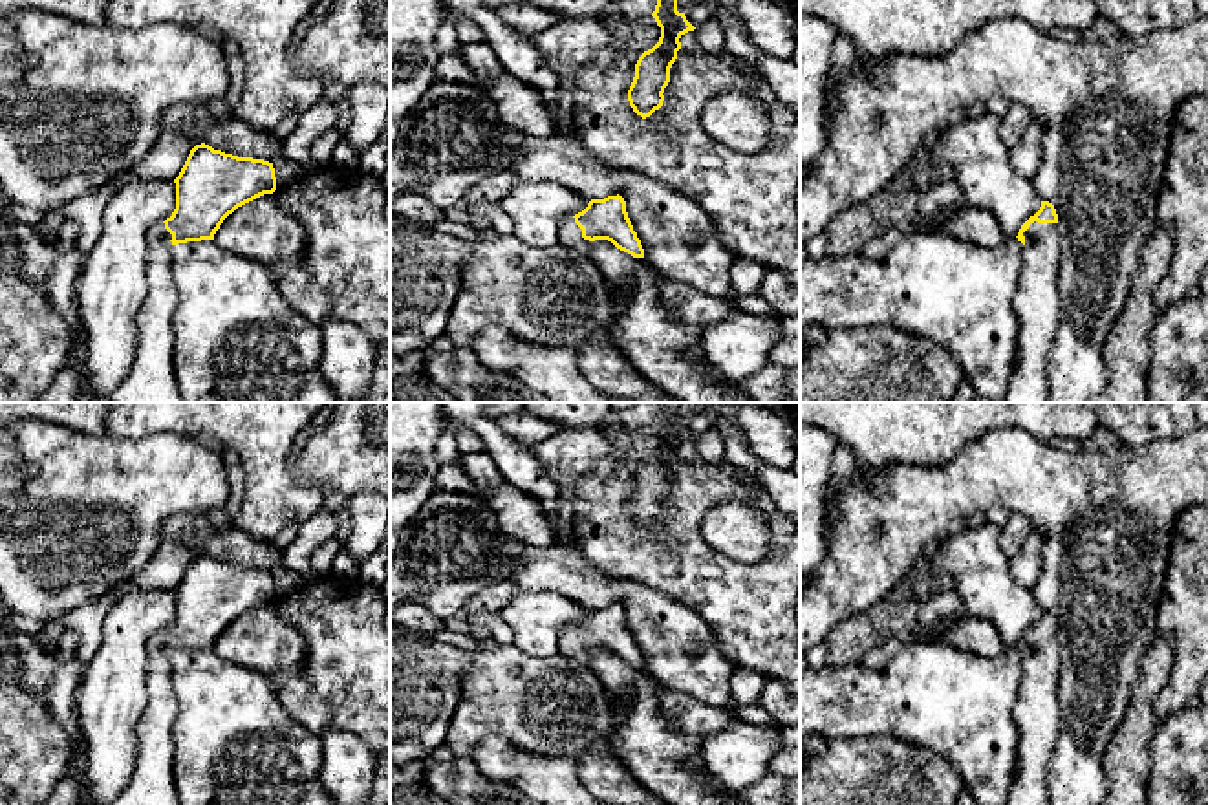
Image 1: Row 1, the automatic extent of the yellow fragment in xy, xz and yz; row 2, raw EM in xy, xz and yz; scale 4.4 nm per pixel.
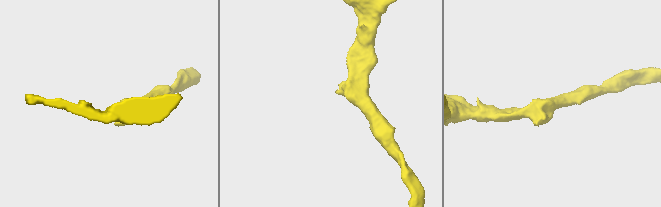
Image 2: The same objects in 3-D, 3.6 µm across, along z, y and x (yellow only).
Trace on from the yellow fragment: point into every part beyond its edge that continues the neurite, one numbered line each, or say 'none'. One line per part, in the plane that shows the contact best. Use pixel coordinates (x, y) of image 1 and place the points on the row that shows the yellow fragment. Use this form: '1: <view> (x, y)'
1: yz (1038, 306)

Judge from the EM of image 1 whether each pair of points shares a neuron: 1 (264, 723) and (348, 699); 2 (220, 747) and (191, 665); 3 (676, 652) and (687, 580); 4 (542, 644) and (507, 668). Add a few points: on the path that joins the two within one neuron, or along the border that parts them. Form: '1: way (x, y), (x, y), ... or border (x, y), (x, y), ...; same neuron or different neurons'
1: border (268, 679), (280, 705), (319, 736); different neurons
2: way (220, 727), (220, 703), (205, 685); same neuron
3: border (645, 584), (683, 602), (714, 633); different neurons
4: border (513, 643), (531, 655), (557, 654); different neurons

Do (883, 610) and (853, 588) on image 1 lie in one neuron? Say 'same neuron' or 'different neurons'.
different neurons

